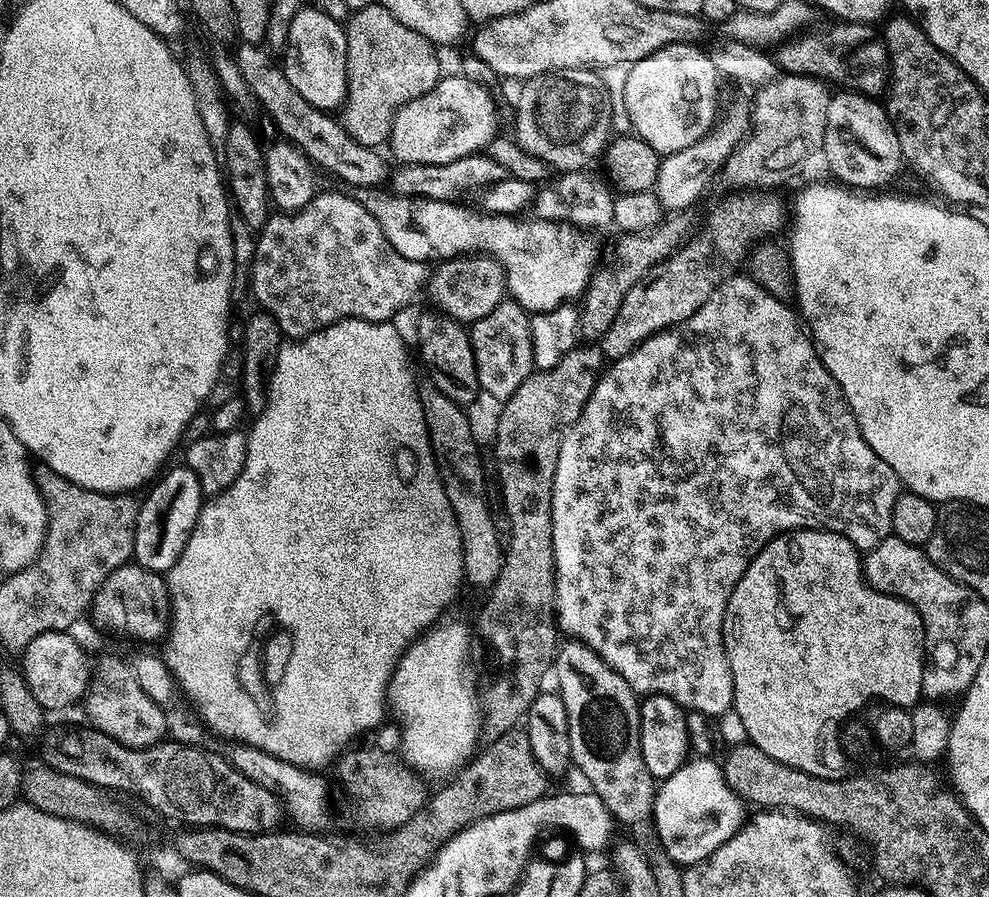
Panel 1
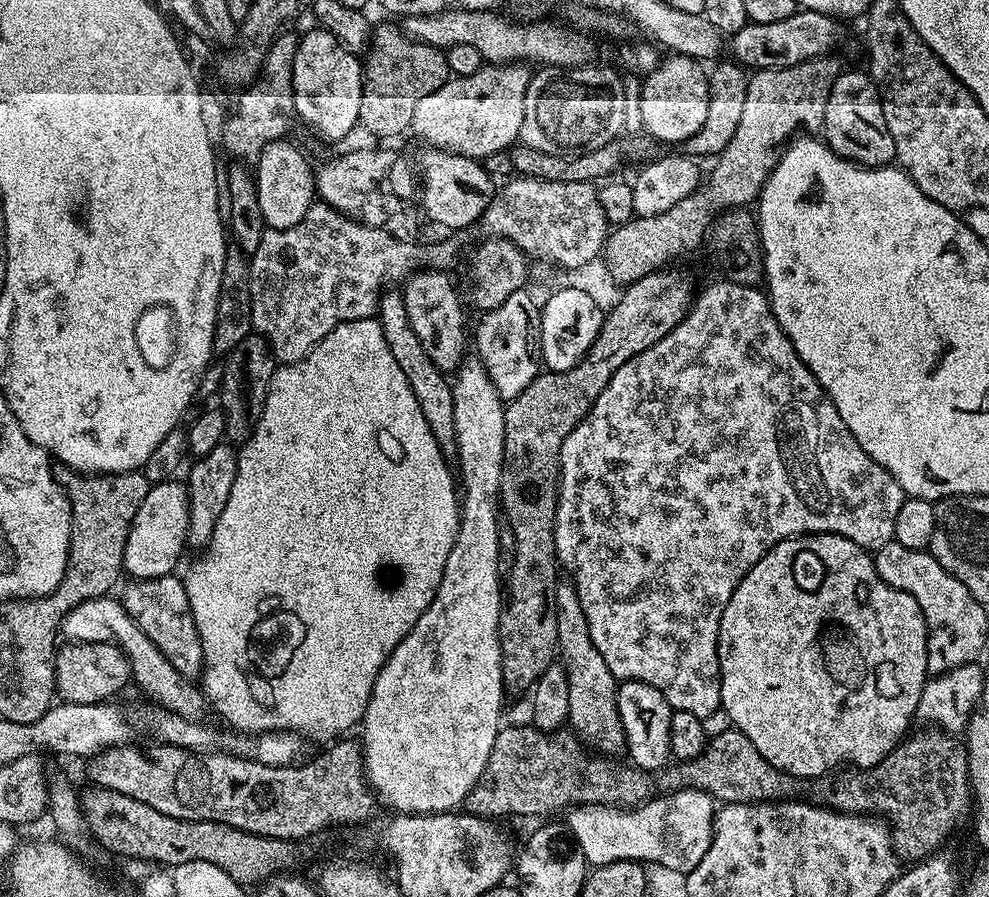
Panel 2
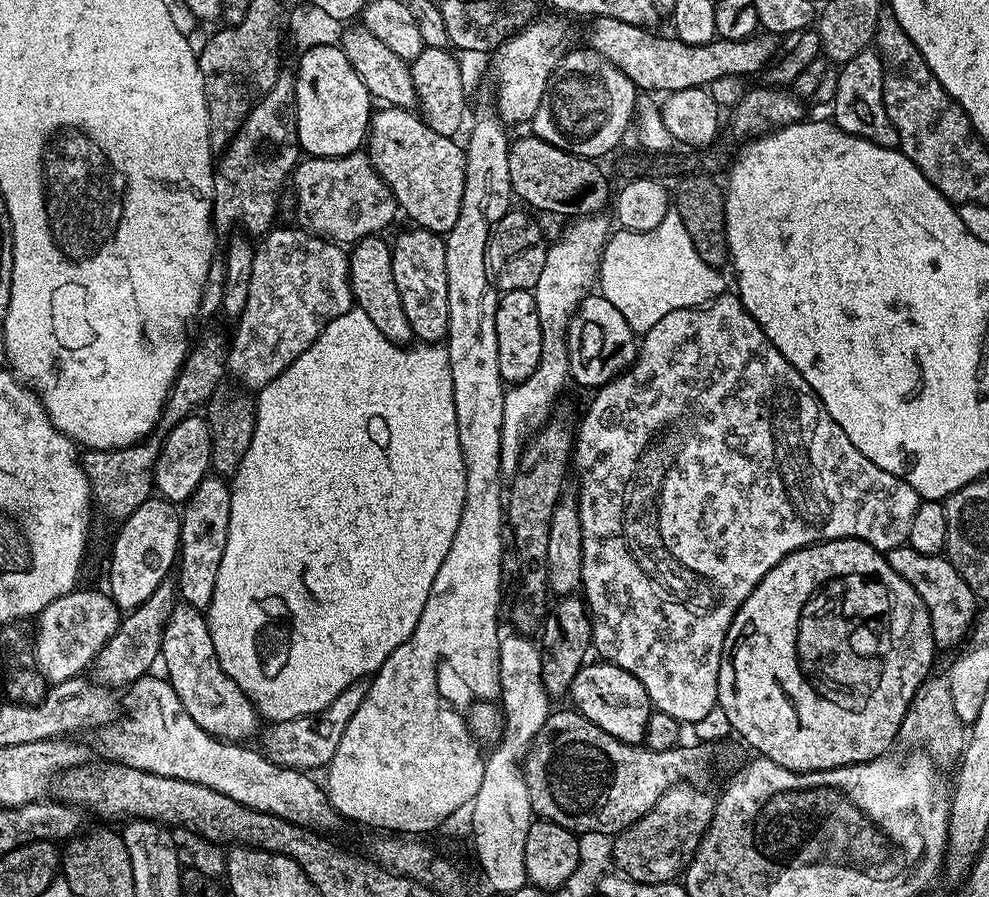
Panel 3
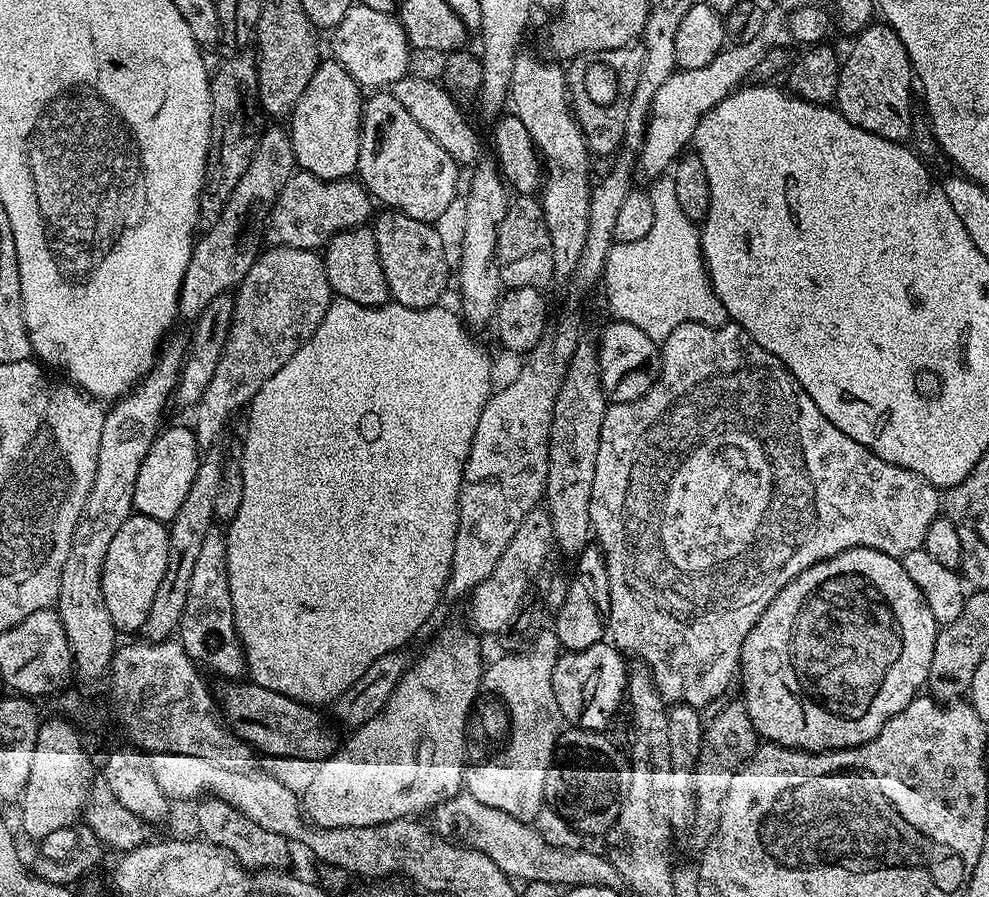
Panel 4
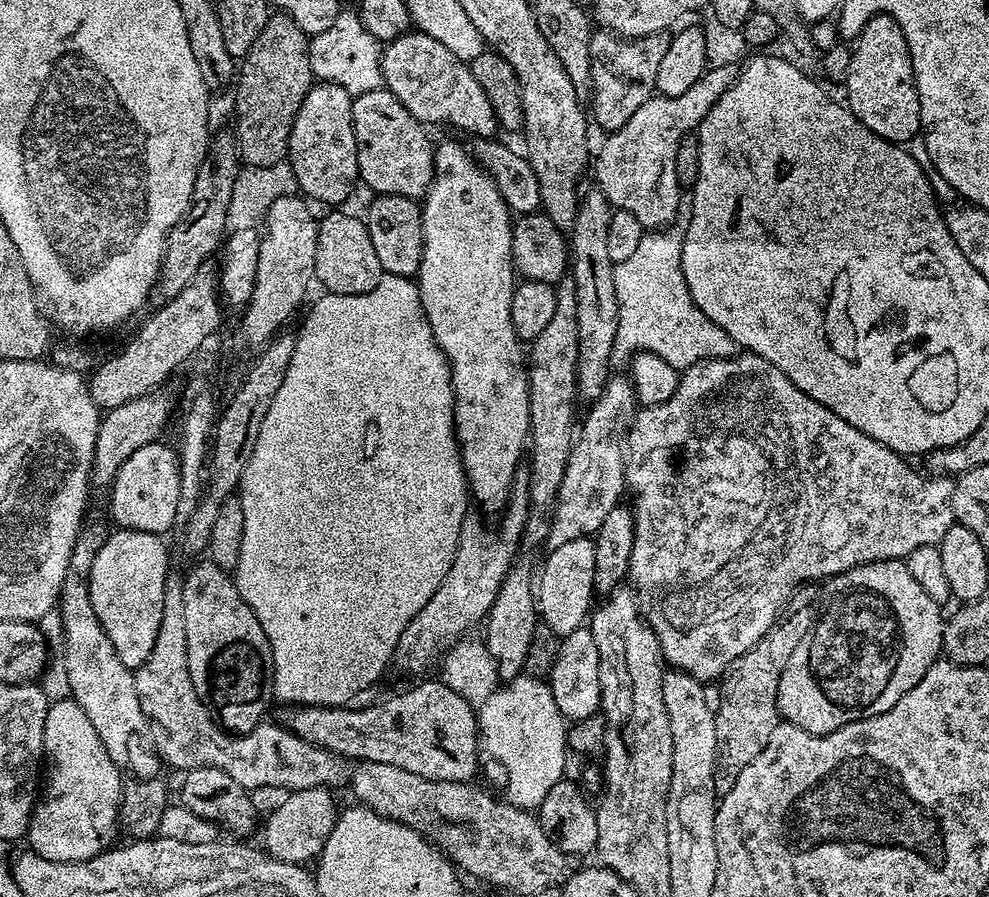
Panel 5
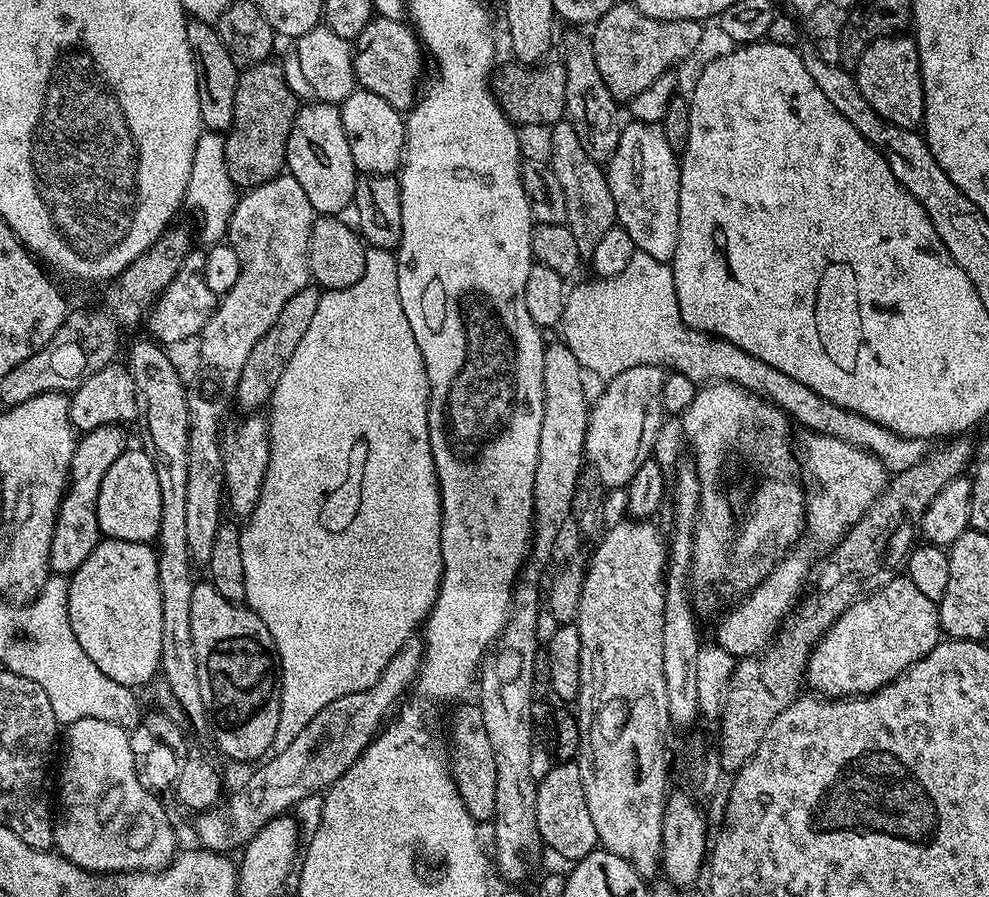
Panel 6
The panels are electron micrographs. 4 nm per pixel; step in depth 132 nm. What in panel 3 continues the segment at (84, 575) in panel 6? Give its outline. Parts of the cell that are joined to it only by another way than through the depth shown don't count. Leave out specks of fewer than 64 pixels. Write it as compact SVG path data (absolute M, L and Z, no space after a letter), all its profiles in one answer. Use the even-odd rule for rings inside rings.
M153 498L142 502L130 518L126 518L119 525L120 533L116 536L116 541L112 544L112 561L108 564L108 585L106 591L117 606L122 610L140 608L158 590L158 586L163 580L169 579L171 570L178 560L180 551L180 512L177 505L171 504L169 500L163 498Z

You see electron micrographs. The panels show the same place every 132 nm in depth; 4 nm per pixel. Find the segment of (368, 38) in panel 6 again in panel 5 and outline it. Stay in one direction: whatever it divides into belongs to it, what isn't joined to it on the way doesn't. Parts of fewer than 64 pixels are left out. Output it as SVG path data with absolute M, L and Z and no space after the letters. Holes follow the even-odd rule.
M409 30L404 35L387 41L380 53L382 84L406 110L421 124L453 124L464 132L473 132L476 138L492 138L497 135L496 111L486 98L486 90L478 86L471 67L459 60L442 42L430 38L430 34Z

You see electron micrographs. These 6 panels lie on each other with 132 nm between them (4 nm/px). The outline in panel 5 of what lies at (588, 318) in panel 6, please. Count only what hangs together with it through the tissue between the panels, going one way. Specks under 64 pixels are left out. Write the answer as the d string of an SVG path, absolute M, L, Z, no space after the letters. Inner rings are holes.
M652 230L638 242L626 262L615 265L614 294L618 294L618 334L616 352L658 354L677 370L694 366L702 360L730 358L737 355L734 338L722 330L690 298L682 274L683 235L673 230Z

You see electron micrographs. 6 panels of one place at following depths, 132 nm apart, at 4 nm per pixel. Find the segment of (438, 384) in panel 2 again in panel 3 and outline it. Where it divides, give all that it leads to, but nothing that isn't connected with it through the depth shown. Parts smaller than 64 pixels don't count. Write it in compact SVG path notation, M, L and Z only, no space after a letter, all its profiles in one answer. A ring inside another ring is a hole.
M380 234L367 236L351 245L348 277L355 307L361 308L366 318L370 318L370 322L378 326L378 331L390 338L390 342L404 346L413 339L412 327L406 318L406 310L402 310L402 297L398 295L398 286L394 282L392 250L389 241L384 241L384 238Z

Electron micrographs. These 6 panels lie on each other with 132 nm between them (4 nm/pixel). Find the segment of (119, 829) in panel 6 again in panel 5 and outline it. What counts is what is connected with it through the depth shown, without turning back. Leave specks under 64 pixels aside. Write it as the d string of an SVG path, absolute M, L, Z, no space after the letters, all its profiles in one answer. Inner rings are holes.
M71 698L53 700L49 703L48 713L46 714L46 726L44 727L44 760L46 761L46 780L48 776L48 785L46 785L45 788L43 785L42 795L39 797L38 803L35 805L32 816L29 819L26 835L26 843L28 842L27 847L35 852L37 856L50 858L50 862L66 862L67 864L89 860L98 854L108 851L109 848L117 843L116 832L118 833L118 821L120 818L120 793L122 791L122 779L120 780L120 774L122 774L122 768L110 758L106 746L103 745L97 731L94 730L93 723L90 722L89 718L86 718L86 713L82 710L81 706L79 706L78 702Z

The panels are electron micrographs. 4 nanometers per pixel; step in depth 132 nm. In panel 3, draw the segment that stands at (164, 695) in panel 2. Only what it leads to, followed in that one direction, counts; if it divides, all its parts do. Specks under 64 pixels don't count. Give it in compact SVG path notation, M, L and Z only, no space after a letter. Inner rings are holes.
M73 590L62 598L54 598L50 606L46 606L40 612L35 621L36 632L34 631L34 643L32 653L36 655L36 668L44 676L49 685L61 684L67 680L73 680L75 676L81 675L84 667L91 665L95 661L96 655L104 649L108 639L115 634L122 619L122 609L117 606L108 595L107 591L100 592L80 592Z

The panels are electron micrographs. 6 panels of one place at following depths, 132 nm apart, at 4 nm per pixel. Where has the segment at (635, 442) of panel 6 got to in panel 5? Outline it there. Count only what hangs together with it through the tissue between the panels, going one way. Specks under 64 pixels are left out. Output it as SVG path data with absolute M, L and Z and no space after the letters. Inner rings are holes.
M609 379L604 392L596 401L591 403L584 422L579 423L578 431L575 433L570 450L570 458L566 462L566 474L562 474L562 486L556 495L556 506L552 509L551 520L548 525L548 538L546 541L549 549L562 546L563 543L571 542L584 537L595 537L598 526L610 510L614 510L620 503L620 494L624 494L626 485L624 483L624 444L622 434L627 433L633 418L638 411L636 391L632 388L631 379L624 380Z

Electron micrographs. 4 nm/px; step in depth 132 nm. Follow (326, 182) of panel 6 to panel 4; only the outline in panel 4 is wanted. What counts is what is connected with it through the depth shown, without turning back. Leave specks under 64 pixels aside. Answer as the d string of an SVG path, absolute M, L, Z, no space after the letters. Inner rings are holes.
M331 58L321 59L302 98L290 117L290 135L297 169L323 180L347 180L356 172L362 127L362 89L346 70Z

